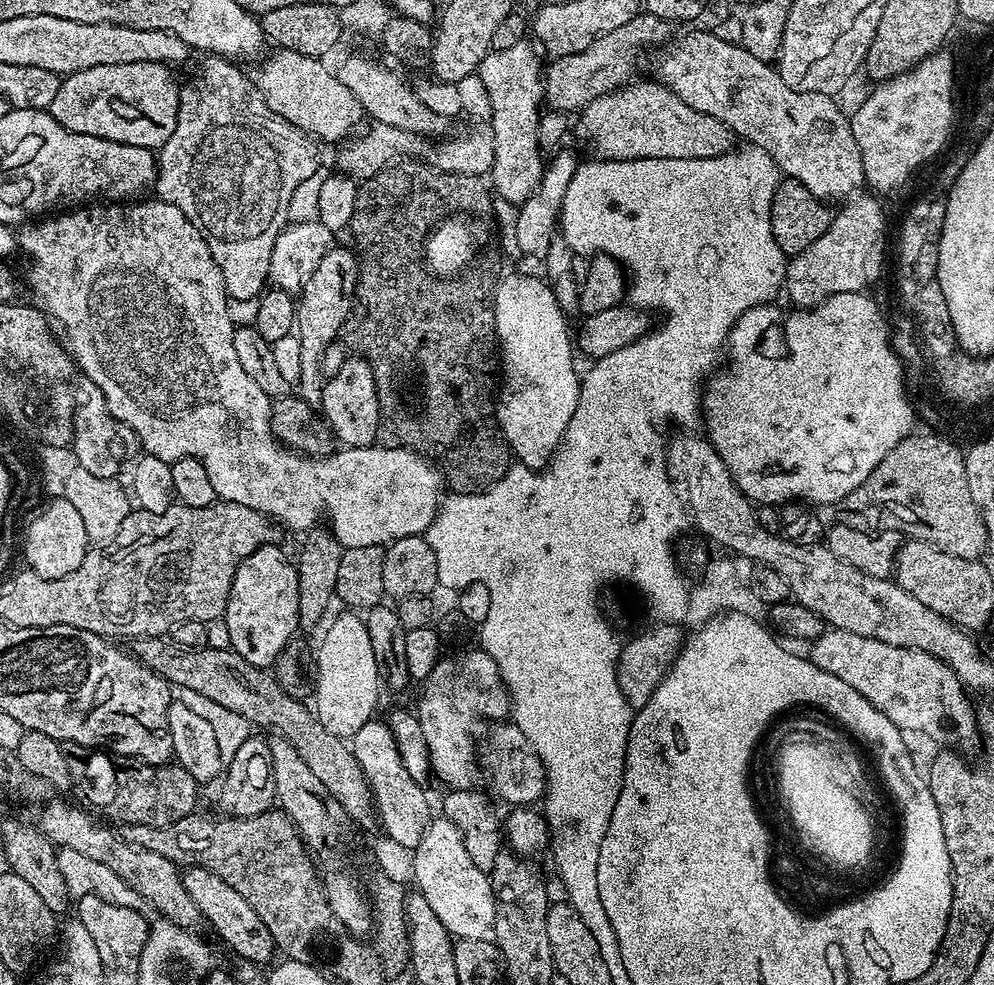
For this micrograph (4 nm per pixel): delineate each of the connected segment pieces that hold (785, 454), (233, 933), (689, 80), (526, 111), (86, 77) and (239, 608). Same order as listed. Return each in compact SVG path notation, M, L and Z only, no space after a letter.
M864 292L834 294L811 310L792 310L789 316L776 307L775 303L754 306L746 310L746 314L739 316L734 327L729 330L726 345L728 372L717 371L702 388L702 420L704 416L705 428L703 431L713 450L719 454L722 462L726 462L742 494L757 505L783 506L789 502L803 502L808 506L816 506L812 504L835 506L846 494L858 490L858 486L862 486L862 482L870 478L874 466L878 466L878 462L886 458L891 448L900 440L905 440L913 431L912 404L904 393L904 368L900 365L901 357L892 351L889 321L886 316L884 321L879 306Z
M189 867L182 877L186 894L200 911L203 923L212 924L213 930L240 955L241 961L264 966L272 955L277 955L278 949L270 930L266 930L266 922L258 918L254 906L250 906L250 902L246 902L246 898L242 898L234 886L226 886L226 882L222 882L222 878L208 868Z
M704 30L704 32L690 32L674 44L672 43L673 42L668 42L663 45L663 48L665 47L664 57L656 64L655 79L671 89L672 92L678 94L687 105L693 106L694 110L698 110L700 113L708 113L711 117L718 118L719 121L723 122L724 125L731 129L733 135L736 135L739 139L740 137L746 139L743 141L746 141L751 147L765 150L770 154L773 162L779 166L783 175L802 182L815 197L822 201L833 202L832 200L836 200L835 202L838 202L847 199L849 196L855 195L863 187L865 178L861 151L858 149L858 144L854 140L851 121L847 113L845 112L844 114L842 112L833 97L824 94L814 94L813 92L794 90L783 81L779 69L776 69L771 63L760 58L755 58L754 54L750 54L749 51L738 44L723 41L722 38L718 38L718 36L714 35L710 30Z
M523 39L505 50L491 49L484 56L476 71L480 80L484 83L492 108L490 135L494 142L494 162L491 171L488 173L490 184L499 199L501 197L513 206L523 204L526 198L537 189L544 169L544 154L538 144L537 136L538 122L545 97L544 66L543 63L540 64L537 54L529 42L531 41Z
M122 62L121 64L111 64L110 66L90 66L86 70L78 70L77 72L69 72L63 77L64 80L55 85L54 91L50 96L50 111L52 117L56 119L62 126L66 126L66 130L70 130L74 134L90 134L94 138L102 138L110 142L122 142L126 146L142 146L158 150L168 141L168 134L174 130L176 125L176 107L178 95L178 81L172 77L173 69L167 64L159 64L158 62Z
M267 544L238 566L222 615L229 631L232 651L256 668L271 669L282 646L296 635L300 622L300 573L276 544Z

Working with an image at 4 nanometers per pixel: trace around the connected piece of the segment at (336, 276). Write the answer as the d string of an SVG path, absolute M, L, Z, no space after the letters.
M351 247L348 248L331 248L322 258L322 262L318 262L314 274L310 274L310 278L298 293L294 325L302 346L302 374L298 395L313 406L319 405L324 393L326 376L322 371L323 352L337 339L335 332L347 322L352 308L354 312L354 274L360 271L360 261L357 253Z

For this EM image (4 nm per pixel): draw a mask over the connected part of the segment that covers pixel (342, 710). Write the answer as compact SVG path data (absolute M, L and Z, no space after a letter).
M344 610L325 632L314 658L314 714L318 721L343 740L350 740L375 715L380 687L377 660L363 617Z

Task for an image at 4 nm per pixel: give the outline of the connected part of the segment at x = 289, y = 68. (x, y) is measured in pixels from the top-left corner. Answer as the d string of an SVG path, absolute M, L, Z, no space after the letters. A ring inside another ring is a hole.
M285 48L273 53L273 56L263 57L264 65L254 73L254 83L266 106L274 110L274 114L286 118L286 122L298 126L320 142L343 141L353 131L351 128L360 119L365 119L366 113L358 98L354 98L354 94L342 86L335 71L331 67L327 68L323 59Z

